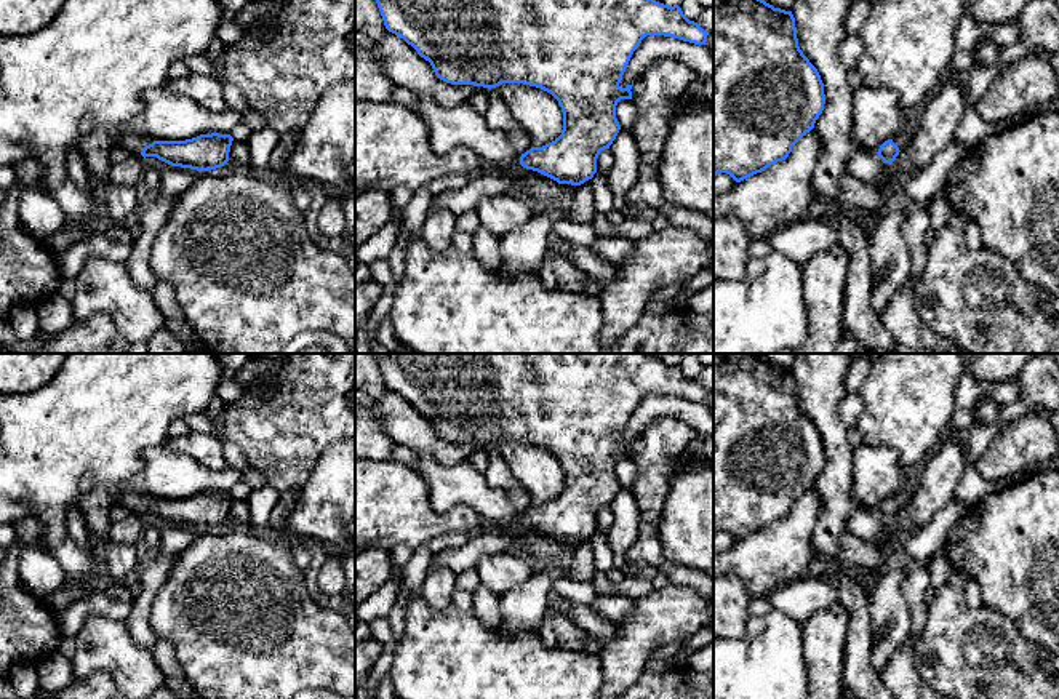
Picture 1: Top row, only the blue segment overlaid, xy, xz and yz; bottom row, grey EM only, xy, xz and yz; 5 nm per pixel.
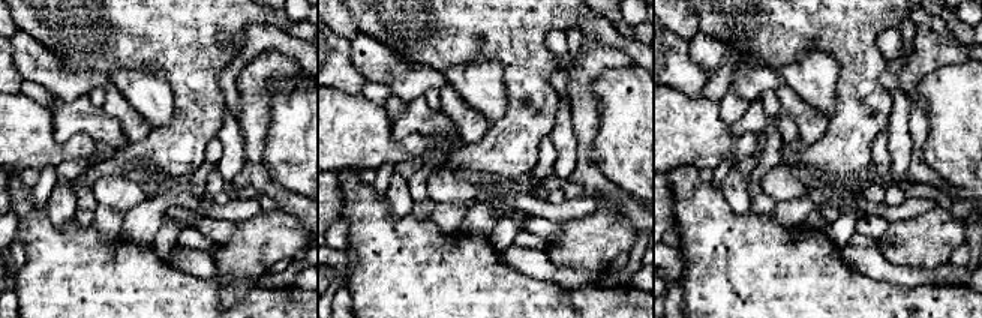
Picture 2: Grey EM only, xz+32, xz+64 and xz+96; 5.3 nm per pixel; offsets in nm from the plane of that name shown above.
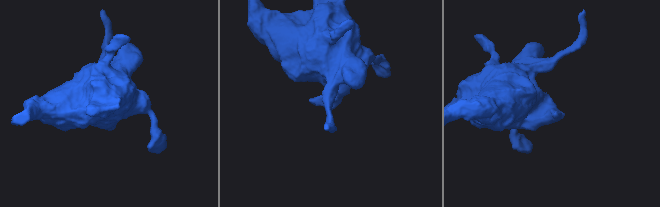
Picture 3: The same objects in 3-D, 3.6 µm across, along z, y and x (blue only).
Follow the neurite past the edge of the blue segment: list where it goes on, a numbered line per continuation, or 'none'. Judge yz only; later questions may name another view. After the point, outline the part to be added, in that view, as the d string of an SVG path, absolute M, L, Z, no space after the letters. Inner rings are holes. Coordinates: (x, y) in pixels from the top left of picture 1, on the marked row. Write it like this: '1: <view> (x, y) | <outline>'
1: yz (903, 139) | M901 131L893 138L893 142L899 147L899 150L904 150L905 147L909 147L910 141L912 141L912 136L909 136L905 131Z

